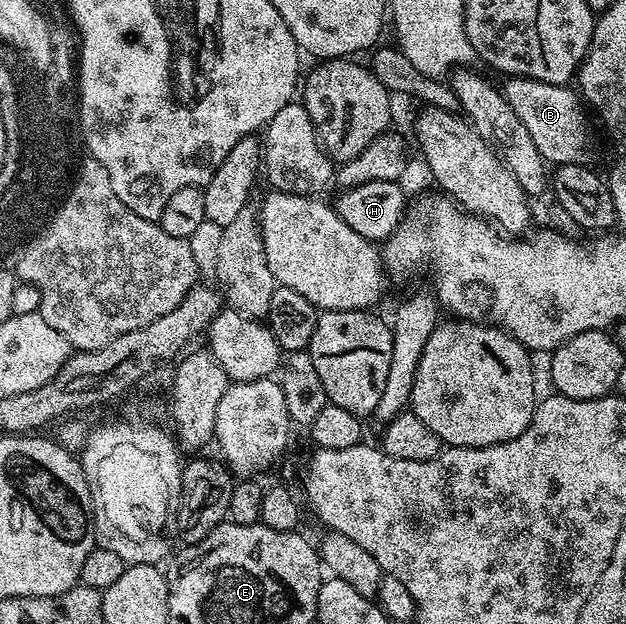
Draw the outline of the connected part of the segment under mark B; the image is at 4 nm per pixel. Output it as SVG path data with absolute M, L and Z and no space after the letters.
M508 77L501 86L502 94L509 102L517 118L525 124L526 131L533 138L537 152L552 167L572 162L578 166L588 165L591 158L591 130L583 115L585 103L570 85L554 86L532 78Z

